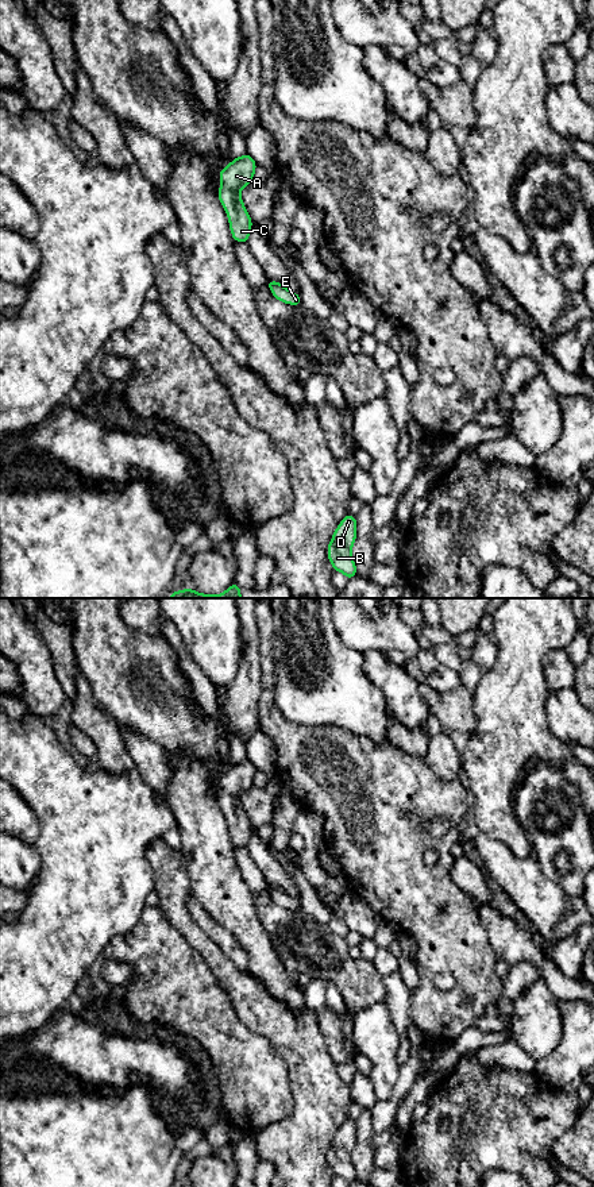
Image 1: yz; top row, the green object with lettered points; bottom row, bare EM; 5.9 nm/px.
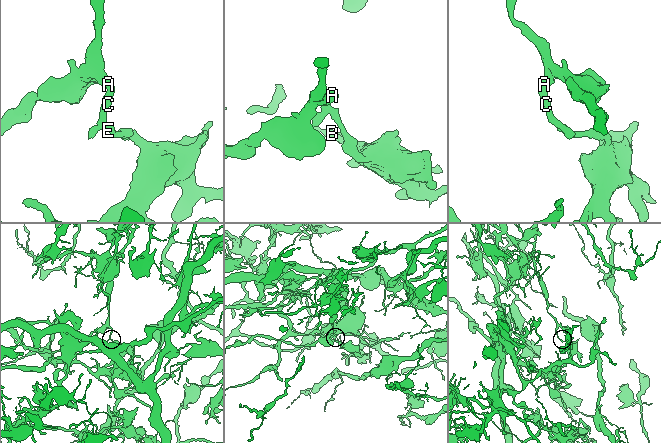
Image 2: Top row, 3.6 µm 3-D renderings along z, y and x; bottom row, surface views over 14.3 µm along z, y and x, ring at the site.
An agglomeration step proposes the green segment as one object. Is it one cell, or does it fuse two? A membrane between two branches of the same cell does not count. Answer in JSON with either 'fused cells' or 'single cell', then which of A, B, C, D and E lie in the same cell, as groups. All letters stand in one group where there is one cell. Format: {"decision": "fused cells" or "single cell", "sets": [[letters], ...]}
{"decision": "fused cells", "sets": [["A", "C"], ["B", "D", "E"]]}

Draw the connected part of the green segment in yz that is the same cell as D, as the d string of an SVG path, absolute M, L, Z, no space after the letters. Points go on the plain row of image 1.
M347 1119L333 1137L328 1149L328 1164L335 1176L343 1178L348 1184L356 1180L352 1164L352 1151L356 1144L356 1124Z

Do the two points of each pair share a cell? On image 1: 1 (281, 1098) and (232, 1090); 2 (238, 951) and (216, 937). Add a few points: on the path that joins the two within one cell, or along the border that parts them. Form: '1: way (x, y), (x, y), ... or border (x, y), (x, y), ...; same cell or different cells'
1: way (269, 1098), (254, 1090), (245, 1090); same cell
2: way (232, 948), (222, 937); same cell

